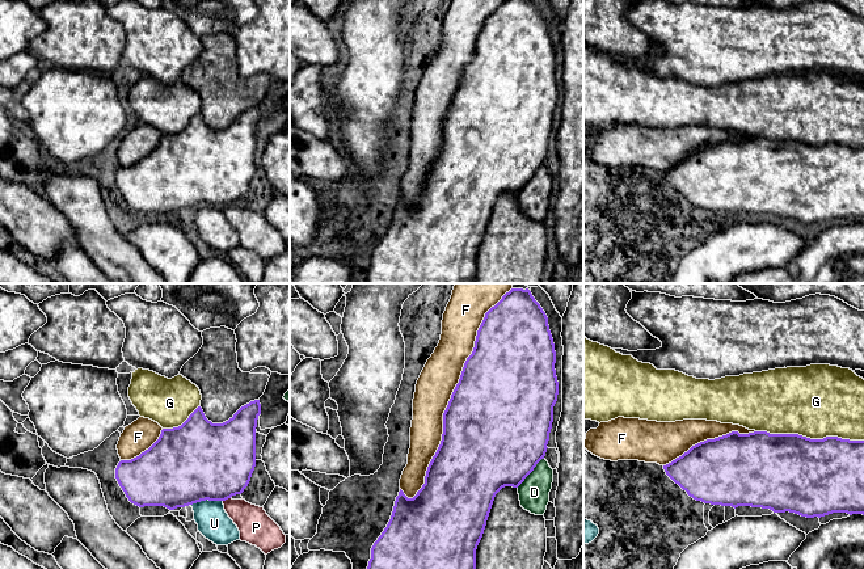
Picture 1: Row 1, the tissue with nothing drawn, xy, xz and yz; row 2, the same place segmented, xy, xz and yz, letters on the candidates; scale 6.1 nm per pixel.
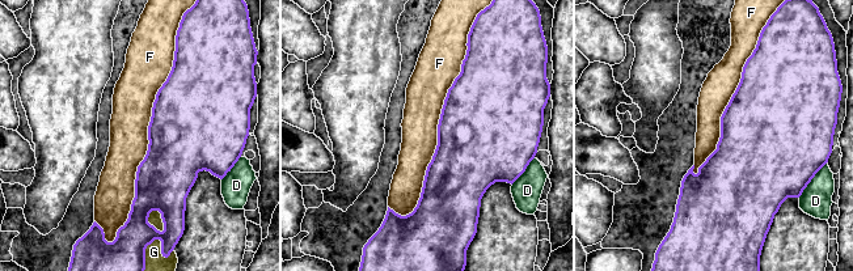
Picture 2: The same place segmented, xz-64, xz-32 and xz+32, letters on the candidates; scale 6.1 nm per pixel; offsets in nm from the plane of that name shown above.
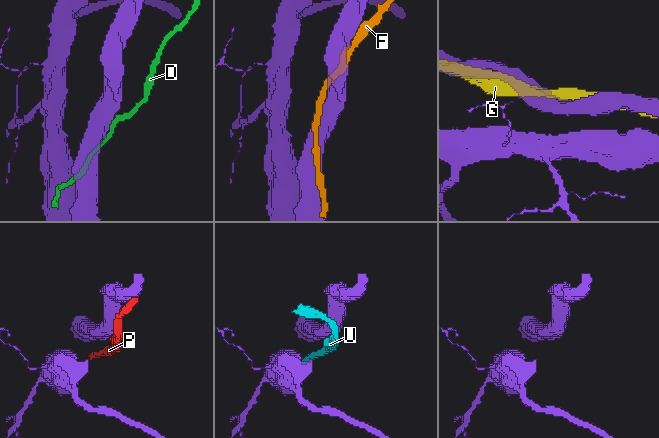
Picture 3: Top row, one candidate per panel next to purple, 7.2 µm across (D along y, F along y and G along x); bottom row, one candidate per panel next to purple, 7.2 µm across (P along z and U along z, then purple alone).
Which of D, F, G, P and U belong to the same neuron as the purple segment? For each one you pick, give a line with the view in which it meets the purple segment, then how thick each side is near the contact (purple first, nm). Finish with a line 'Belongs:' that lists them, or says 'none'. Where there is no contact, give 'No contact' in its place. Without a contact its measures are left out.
F: Touches purple in xz. Thickness 500 nm (purple) against 220 nm
Belongs: F

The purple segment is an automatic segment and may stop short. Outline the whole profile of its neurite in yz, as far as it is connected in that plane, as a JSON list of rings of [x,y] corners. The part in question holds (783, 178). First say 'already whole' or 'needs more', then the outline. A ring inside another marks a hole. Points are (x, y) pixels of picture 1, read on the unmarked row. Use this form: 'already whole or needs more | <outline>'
needs more | [[[618,123],[600,128],[597,135],[590,135],[583,153],[604,167],[657,169],[690,203],[704,210],[734,215],[738,212],[762,214],[774,219],[789,218],[806,224],[821,224],[833,219],[864,222],[864,147],[838,143],[810,146],[798,140],[770,140],[707,126],[657,128]]]

